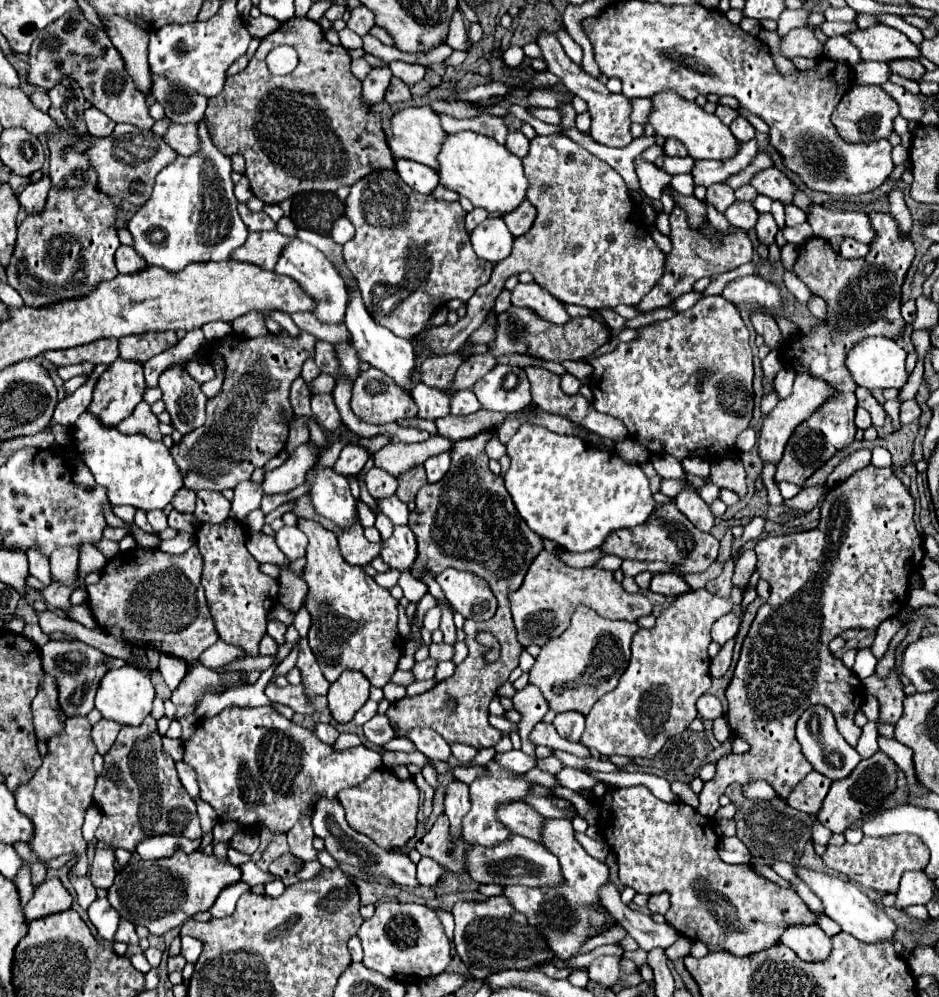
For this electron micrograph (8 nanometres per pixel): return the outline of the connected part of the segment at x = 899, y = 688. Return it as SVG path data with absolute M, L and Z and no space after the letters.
M893 668L891 674L887 678L879 678L879 676L869 676L863 680L865 692L871 692L873 696L879 698L881 704L881 722L889 722L895 724L901 718L903 712L903 684L899 680L897 670Z

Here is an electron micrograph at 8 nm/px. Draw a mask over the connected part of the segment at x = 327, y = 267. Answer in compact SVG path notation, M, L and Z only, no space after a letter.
M299 238L291 240L279 254L279 260L275 264L275 272L277 274L287 274L293 280L297 280L301 284L301 288L305 292L309 292L309 296L315 298L315 316L321 322L343 322L345 318L345 308L347 308L347 290L345 284L341 280L341 276L335 272L335 268L331 266L331 262L325 258L323 252L319 252L315 246L301 242Z

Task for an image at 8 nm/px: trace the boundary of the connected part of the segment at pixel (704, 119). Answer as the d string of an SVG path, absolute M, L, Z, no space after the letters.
M667 92L665 96L657 96L657 100L653 100L653 112L649 116L649 124L653 124L655 132L665 138L669 136L679 138L685 144L689 156L693 156L695 160L701 160L701 158L729 160L741 148L741 142L735 140L731 130L725 124L721 124L721 120L715 114L707 114L695 102L681 100L675 92Z

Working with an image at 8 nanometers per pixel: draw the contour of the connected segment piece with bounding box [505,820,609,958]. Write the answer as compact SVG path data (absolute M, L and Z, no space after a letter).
M545 820L545 826L543 826L543 844L547 844L547 848L559 858L561 870L565 876L565 882L557 890L521 888L521 886L505 888L505 896L509 898L513 908L517 908L517 912L525 914L529 918L529 924L539 928L547 936L555 956L559 956L559 958L569 958L591 938L593 930L589 926L589 910L603 908L599 904L597 890L601 888L601 884L605 884L609 880L609 868L605 864L601 864L599 860L591 858L581 848L581 844L573 838L573 832L575 830L571 826L571 820Z

